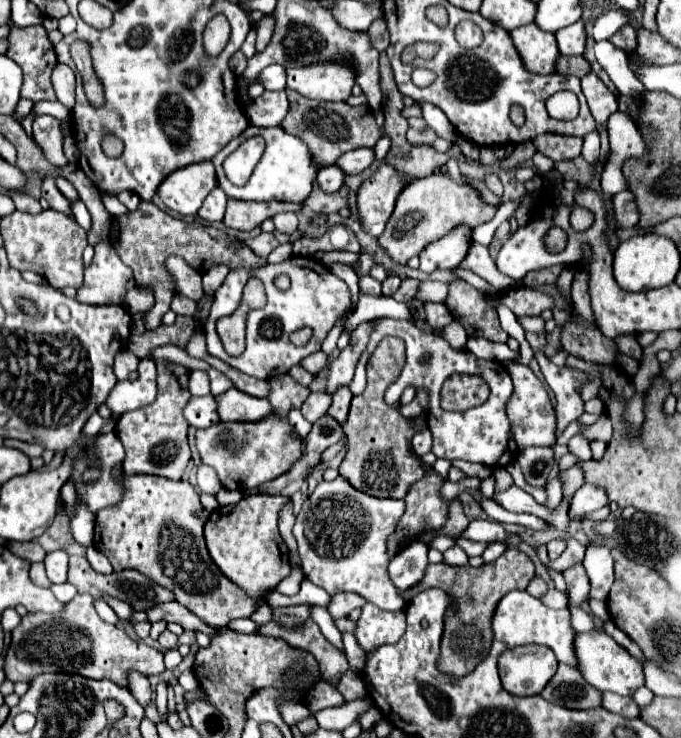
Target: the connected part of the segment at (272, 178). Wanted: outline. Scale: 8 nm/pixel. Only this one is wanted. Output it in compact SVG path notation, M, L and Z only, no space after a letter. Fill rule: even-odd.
M248 125L246 131L242 135L238 135L238 139L232 139L218 155L214 155L212 159L214 167L216 167L216 179L218 179L218 185L224 189L224 193L230 197L230 199L246 199L246 201L290 201L290 203L302 203L310 189L312 189L312 181L316 177L316 165L308 153L308 147L294 135L286 133L282 127L268 127L268 129L260 129L260 127L254 127L254 125ZM254 135L260 135L264 137L266 141L266 149L264 149L264 155L262 159L258 161L250 181L242 187L236 187L232 185L226 175L224 175L224 169L222 169L222 161L246 139L246 137L254 137Z

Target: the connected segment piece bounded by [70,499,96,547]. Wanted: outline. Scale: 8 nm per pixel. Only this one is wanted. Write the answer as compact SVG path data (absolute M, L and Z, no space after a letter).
M78 499L78 513L70 521L70 531L74 533L74 539L86 547L90 547L94 539L94 519L96 517L90 511L86 511L82 501Z

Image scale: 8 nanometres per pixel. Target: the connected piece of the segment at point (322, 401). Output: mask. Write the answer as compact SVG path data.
M318 391L318 393L312 393L304 403L302 403L302 415L310 421L310 423L314 423L314 421L318 421L326 411L328 411L328 407L330 407L330 399L332 399L332 395L326 395L326 391Z

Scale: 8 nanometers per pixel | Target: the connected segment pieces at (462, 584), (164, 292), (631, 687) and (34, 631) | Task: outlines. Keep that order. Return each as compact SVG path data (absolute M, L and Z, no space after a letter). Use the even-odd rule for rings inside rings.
M508 547L506 553L502 553L496 561L486 563L480 569L474 569L470 565L466 565L466 567L450 567L444 563L428 565L424 571L424 577L418 585L414 585L406 591L398 589L398 593L404 601L410 601L410 599L414 599L414 595L418 595L430 587L438 587L438 589L454 595L460 601L460 625L452 625L452 629L444 631L438 667L444 673L462 677L462 675L470 673L476 667L478 659L482 655L486 655L490 649L490 641L492 641L490 617L494 613L498 599L502 599L506 593L510 593L514 589L526 589L526 585L532 577L534 577L534 563L530 561L530 557L526 553L518 551L516 547Z
M142 201L140 207L128 217L112 217L110 227L110 243L116 249L118 257L134 271L136 287L148 287L154 293L154 307L142 313L142 321L146 329L154 329L162 323L162 315L170 309L170 301L176 295L174 279L166 271L166 259L170 255L178 255L190 263L190 267L198 271L206 271L214 265L226 265L230 269L236 267L260 267L266 261L254 255L244 243L226 235L216 227L206 227L200 223L184 223L164 211L160 211L152 201Z
M602 631L578 633L574 639L574 657L578 659L576 669L582 673L582 677L602 693L610 691L618 695L632 695L640 685L644 685L642 665L638 663L638 659Z
M76 595L66 611L48 615L48 613L28 613L22 617L22 623L12 631L12 645L6 655L4 673L10 681L30 683L36 675L42 673L76 673L90 679L110 679L114 683L126 685L128 669L136 669L144 675L162 673L164 655L158 649L148 647L146 643L136 643L116 625L104 623L92 605L90 595Z

